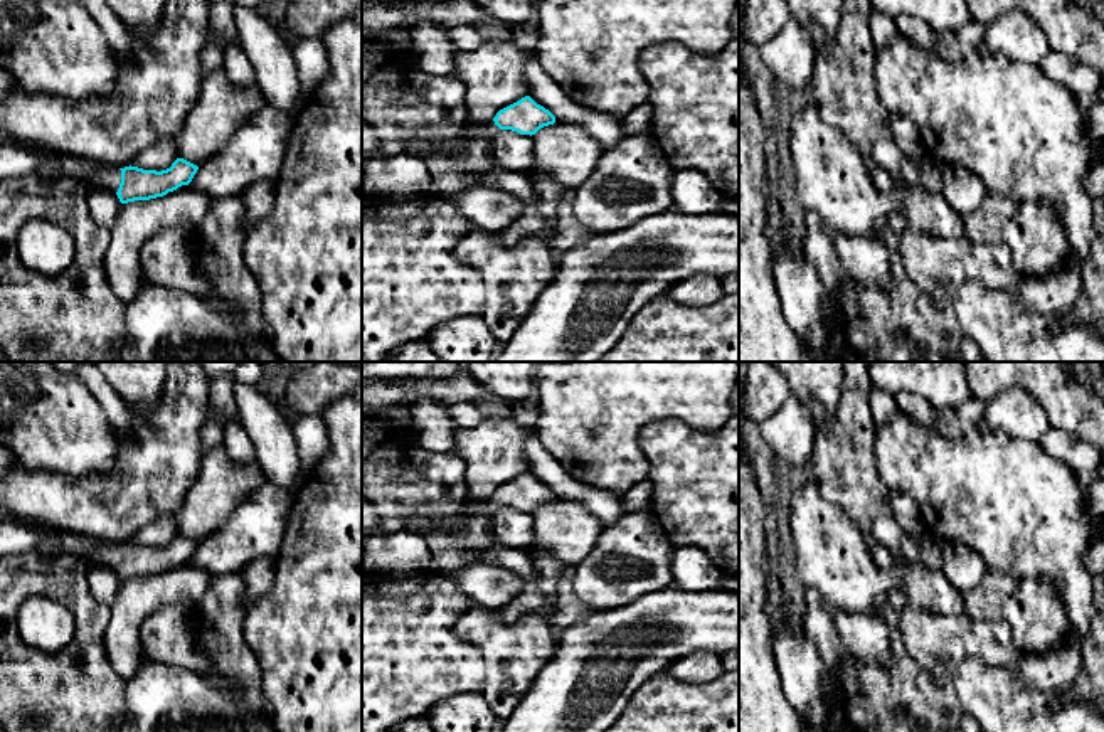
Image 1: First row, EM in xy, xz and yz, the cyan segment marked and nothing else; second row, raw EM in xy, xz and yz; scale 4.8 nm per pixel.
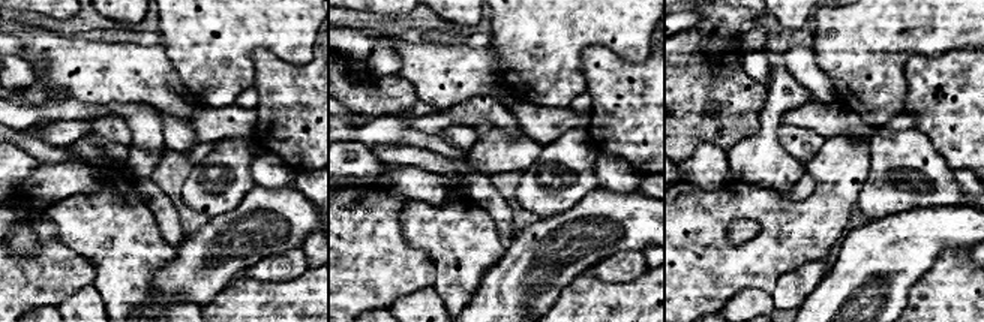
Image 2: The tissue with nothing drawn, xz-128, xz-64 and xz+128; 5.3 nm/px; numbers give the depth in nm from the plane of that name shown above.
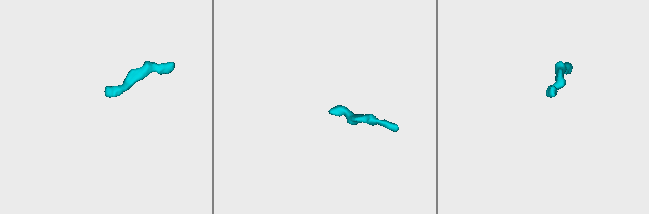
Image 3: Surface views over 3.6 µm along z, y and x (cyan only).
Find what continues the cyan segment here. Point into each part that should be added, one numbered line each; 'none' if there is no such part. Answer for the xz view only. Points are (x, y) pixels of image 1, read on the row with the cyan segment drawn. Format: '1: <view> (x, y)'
1: xz (488, 130)

